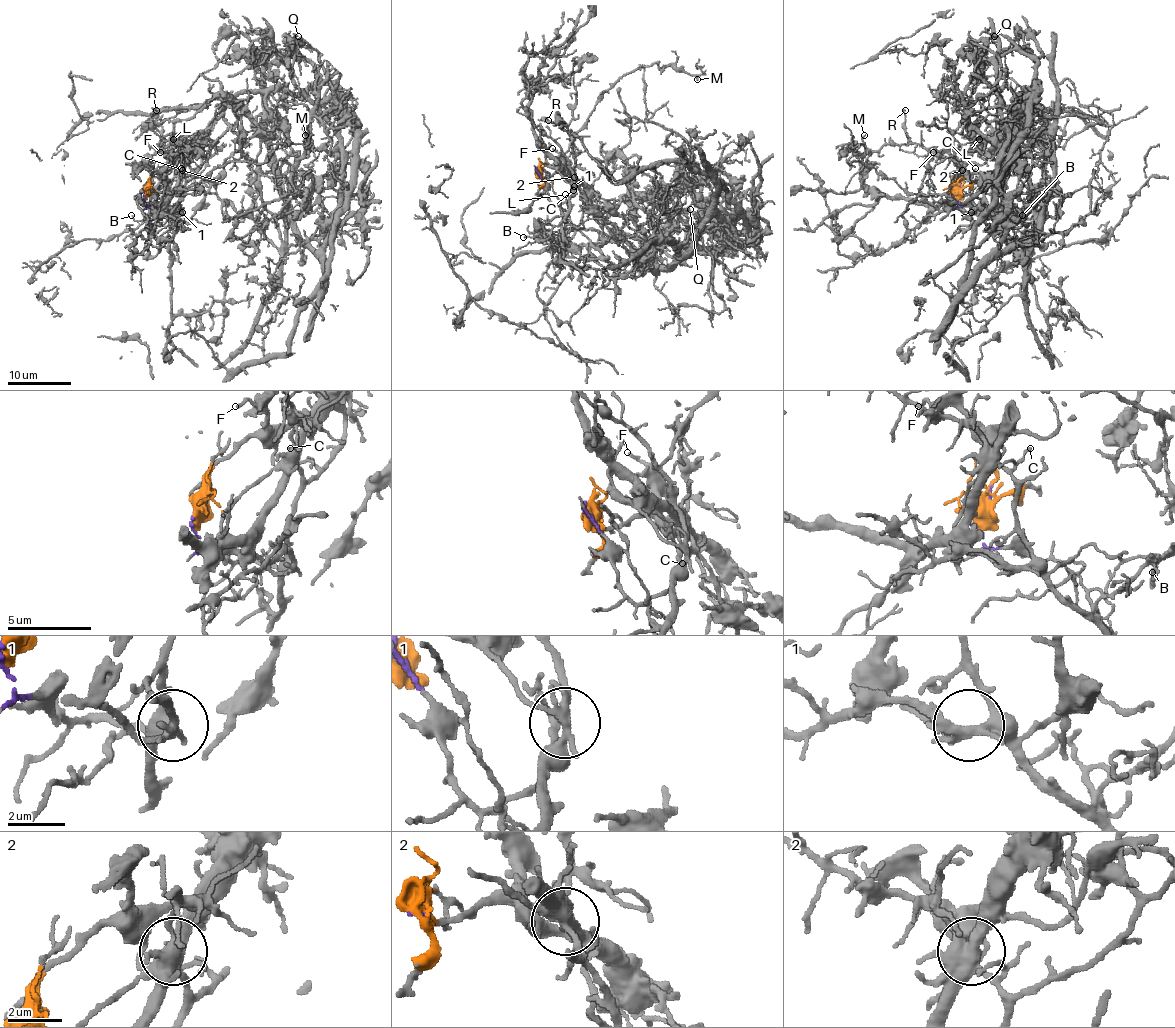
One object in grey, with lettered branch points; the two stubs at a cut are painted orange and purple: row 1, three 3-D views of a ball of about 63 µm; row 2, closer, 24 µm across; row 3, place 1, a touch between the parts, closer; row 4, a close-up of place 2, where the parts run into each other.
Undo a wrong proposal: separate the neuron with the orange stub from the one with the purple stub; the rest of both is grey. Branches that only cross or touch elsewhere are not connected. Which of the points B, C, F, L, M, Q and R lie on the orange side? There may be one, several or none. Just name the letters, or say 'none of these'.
F, Q

